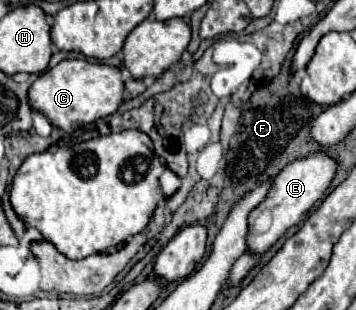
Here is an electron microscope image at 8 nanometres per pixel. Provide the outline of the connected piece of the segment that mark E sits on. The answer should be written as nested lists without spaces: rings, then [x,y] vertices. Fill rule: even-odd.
[[[324,152],[308,156],[304,160],[296,160],[288,164],[270,184],[266,198],[248,214],[248,236],[246,250],[254,256],[264,254],[288,228],[298,226],[304,214],[326,194],[336,172],[336,162],[328,158]]]

